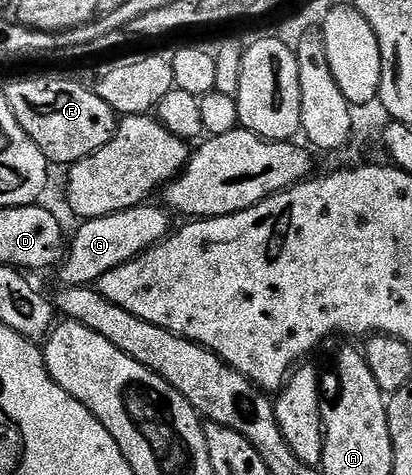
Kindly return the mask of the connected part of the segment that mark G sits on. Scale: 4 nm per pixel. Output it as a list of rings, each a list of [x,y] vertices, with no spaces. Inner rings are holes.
[[[148,202],[137,208],[121,210],[117,214],[82,221],[78,225],[80,228],[75,232],[75,241],[72,244],[70,241],[69,251],[58,269],[58,283],[65,288],[82,284],[94,285],[109,270],[130,260],[139,259],[141,253],[167,239],[172,227],[172,213],[166,207],[154,208],[153,205],[154,203]]]

